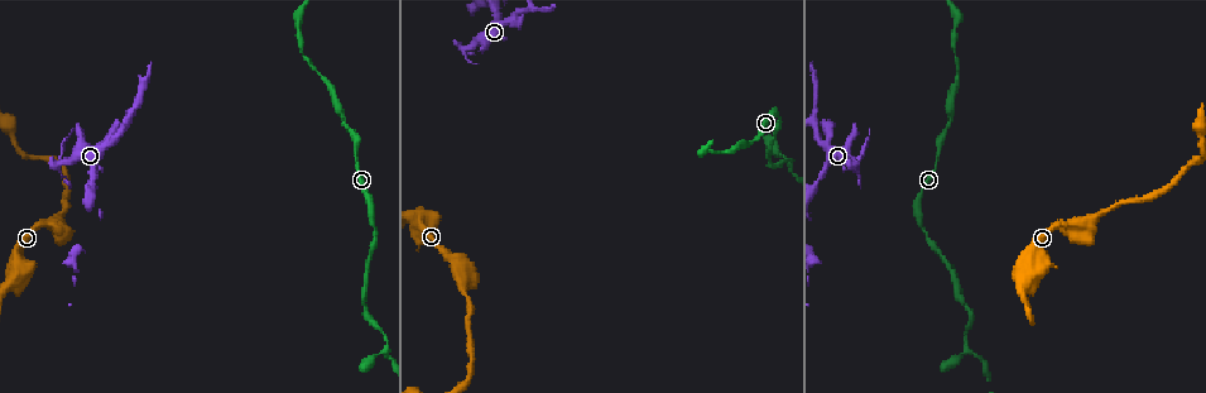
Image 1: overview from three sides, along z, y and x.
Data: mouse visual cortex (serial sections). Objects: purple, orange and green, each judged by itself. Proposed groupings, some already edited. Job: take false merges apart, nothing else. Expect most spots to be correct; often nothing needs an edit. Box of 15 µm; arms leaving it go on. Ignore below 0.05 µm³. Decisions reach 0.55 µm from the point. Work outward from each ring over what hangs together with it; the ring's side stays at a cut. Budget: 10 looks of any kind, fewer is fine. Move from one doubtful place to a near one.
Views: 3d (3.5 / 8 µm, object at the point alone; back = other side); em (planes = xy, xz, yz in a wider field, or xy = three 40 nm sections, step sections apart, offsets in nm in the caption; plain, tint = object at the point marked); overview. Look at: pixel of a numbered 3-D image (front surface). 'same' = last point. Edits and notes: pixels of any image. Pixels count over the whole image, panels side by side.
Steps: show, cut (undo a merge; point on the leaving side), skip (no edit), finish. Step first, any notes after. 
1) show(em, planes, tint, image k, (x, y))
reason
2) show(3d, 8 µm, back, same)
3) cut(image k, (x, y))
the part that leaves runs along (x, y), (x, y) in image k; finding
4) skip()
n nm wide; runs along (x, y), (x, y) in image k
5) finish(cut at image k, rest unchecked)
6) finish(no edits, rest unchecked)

show(3d, 3.5 µm, image 1, (855, 161))
abrupt turn

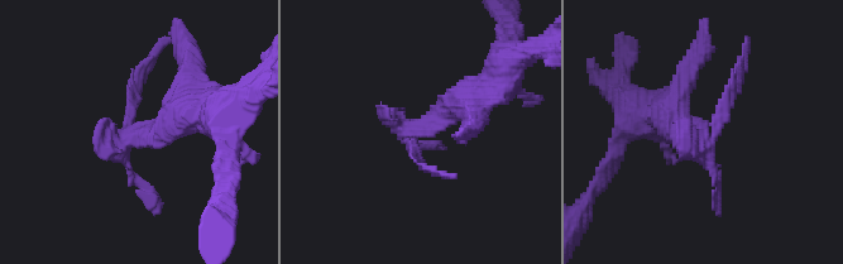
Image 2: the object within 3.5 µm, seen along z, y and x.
show(em, xy, step 3, tint, image 2, (126, 142))
now the EM

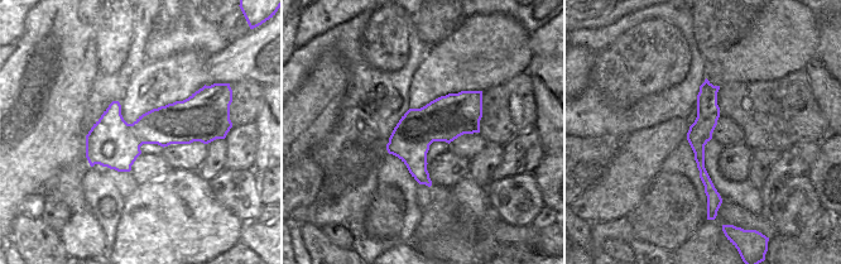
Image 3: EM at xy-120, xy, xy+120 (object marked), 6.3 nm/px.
skip()
runs along (475, 90), (410, 133), (389, 110) in image 2; all the same cell

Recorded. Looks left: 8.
show(3d, 3.5 µm, image 1, (420, 237))
sharp bend

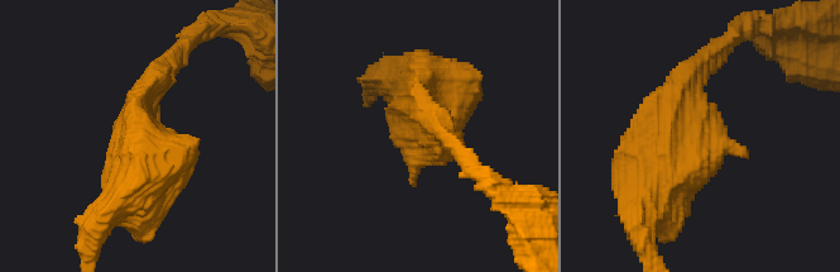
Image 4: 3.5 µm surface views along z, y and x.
show(em, xy, step 5, tint, image 4, (697, 147))
now the EM

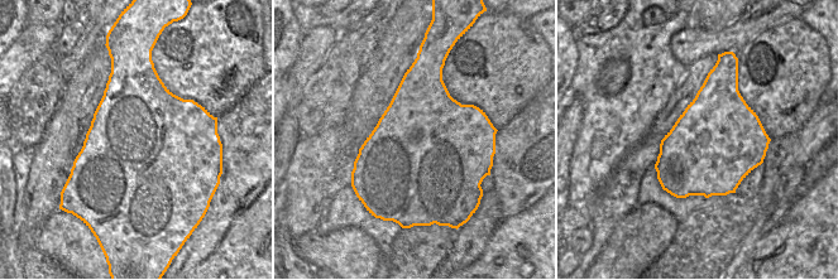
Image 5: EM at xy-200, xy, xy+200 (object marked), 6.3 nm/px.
show(em, xy, step 2, tint, same)
cut it another way

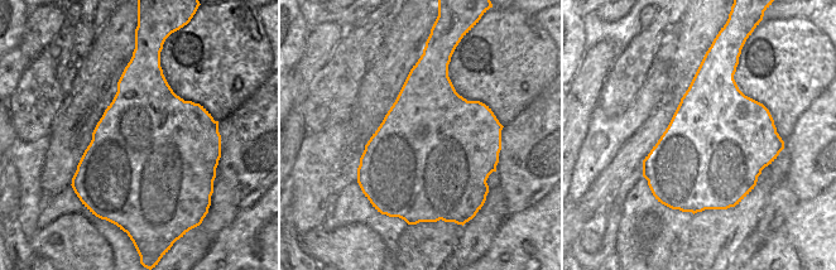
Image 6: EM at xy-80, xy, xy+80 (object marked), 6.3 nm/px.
skip()
runs along (677, 91), (667, 146), (748, 157) in image 4; continuous, no second cell

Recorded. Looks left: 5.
show(3d, 8 µm, back, image 1, (459, 269))
thick turns thin

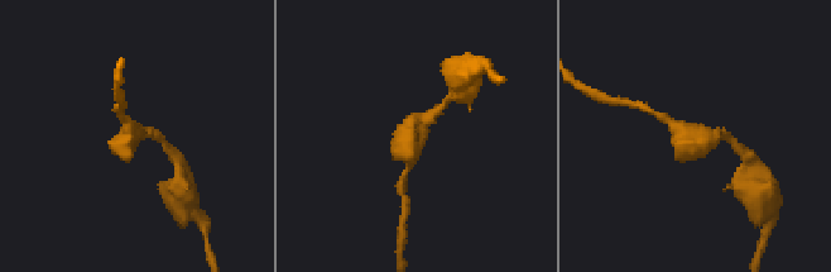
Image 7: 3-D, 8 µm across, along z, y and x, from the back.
show(em, planes, tint, image 7, (696, 134))

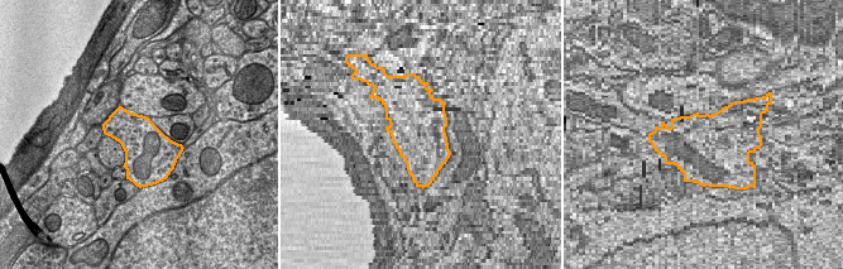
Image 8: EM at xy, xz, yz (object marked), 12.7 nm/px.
skip()
550 nm wide; runs along (438, 109), (413, 130), (409, 166) in image 7; one cell here

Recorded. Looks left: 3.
show(3d, 8 µm, back, image 1, (375, 357))
thin arm on a thick one

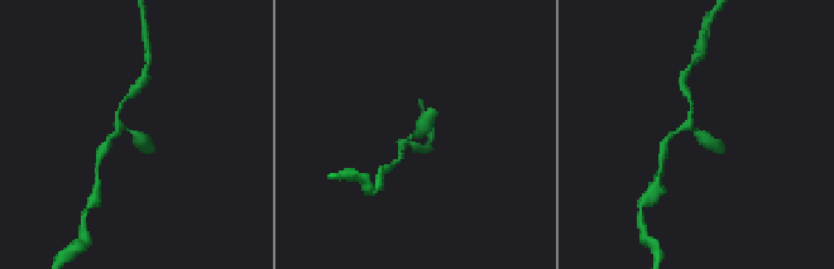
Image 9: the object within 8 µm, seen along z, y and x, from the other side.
show(3d, 3.5 µm, image 9, (133, 132))
zoom in

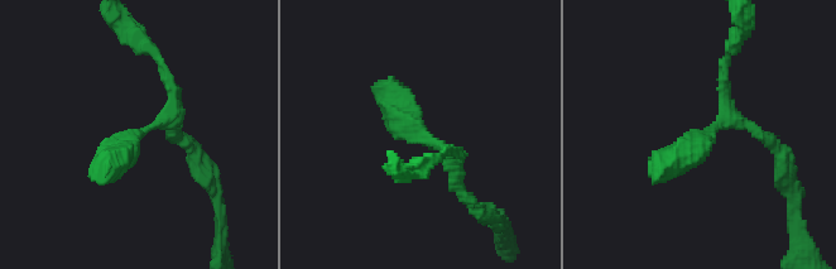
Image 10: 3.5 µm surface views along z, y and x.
skip()
arms of 150, 150, 400 nm; runs along (724, 65), (726, 119), (659, 168) in image 10; one cell here

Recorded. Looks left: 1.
finish(no edits, rest unchecked)

